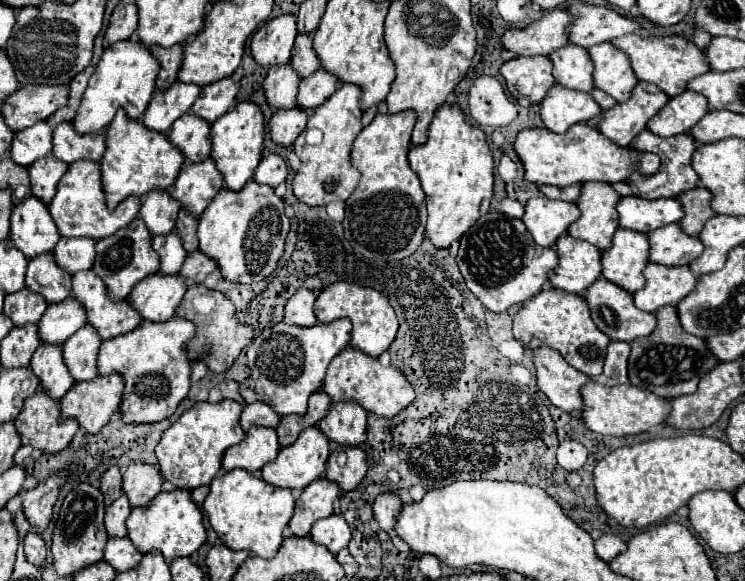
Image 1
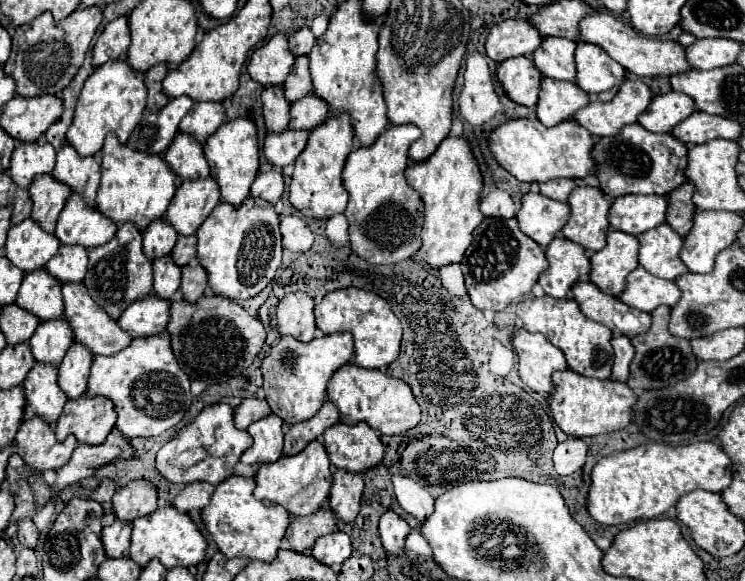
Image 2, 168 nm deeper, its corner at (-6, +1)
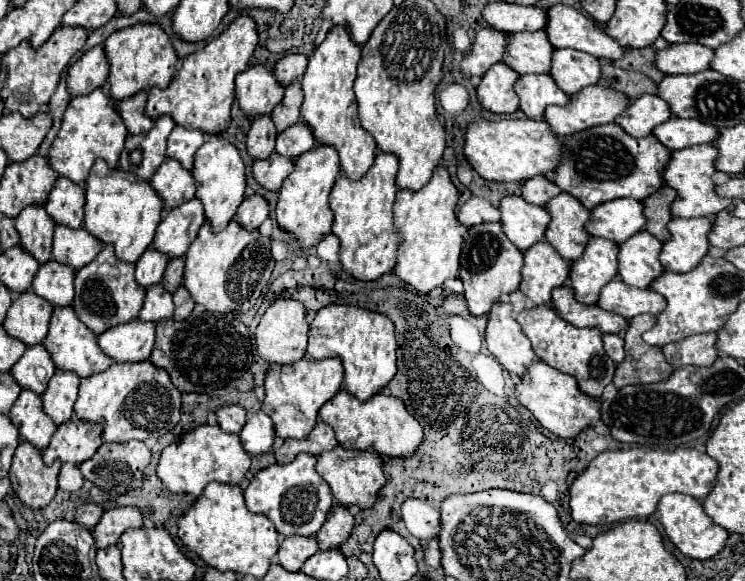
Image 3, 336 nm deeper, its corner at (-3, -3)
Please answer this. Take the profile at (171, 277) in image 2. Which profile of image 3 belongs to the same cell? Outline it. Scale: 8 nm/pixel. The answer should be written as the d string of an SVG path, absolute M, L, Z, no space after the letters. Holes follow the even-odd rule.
M156 284L146 290L146 300L138 318L144 322L158 322L172 318L172 312L174 312L172 296L162 288L162 284Z

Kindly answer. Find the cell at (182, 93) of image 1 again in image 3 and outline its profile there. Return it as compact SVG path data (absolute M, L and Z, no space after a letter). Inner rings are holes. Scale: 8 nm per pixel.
M162 116L154 122L150 132L128 136L118 168L136 174L142 180L150 180L158 166L166 160L166 140L174 126L176 122L170 116Z

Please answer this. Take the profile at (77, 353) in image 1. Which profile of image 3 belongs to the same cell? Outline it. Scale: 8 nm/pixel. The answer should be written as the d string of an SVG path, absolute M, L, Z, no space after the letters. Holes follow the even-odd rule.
M56 372L42 394L42 408L52 418L56 426L68 422L74 416L74 402L78 394L80 378L74 376L74 372Z

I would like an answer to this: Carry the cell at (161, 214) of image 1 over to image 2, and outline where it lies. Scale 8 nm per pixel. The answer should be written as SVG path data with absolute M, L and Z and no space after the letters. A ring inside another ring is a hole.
M159 218L153 220L145 230L143 230L143 252L147 258L155 260L159 256L165 256L173 250L177 240L177 232L167 224L167 220Z

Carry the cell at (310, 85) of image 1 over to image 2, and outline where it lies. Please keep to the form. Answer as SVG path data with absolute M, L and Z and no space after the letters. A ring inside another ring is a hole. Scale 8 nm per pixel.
M311 92L311 94L303 96L303 100L297 100L291 106L291 122L289 122L289 128L313 130L327 116L329 116L327 106L323 104L323 100L315 100L315 94Z

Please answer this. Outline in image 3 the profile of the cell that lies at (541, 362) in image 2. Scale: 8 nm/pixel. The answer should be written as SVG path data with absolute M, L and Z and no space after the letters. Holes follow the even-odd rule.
M506 298L496 300L488 312L486 344L494 358L512 374L522 376L526 368L536 362L530 340L522 334L520 324L512 316L512 304Z

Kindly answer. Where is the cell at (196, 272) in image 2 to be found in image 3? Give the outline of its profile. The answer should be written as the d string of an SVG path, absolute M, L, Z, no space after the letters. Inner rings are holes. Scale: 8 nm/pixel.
M182 286L178 288L178 292L174 294L174 306L176 306L176 310L174 310L176 320L186 320L190 316L190 312L194 308L194 300L186 288L182 288Z

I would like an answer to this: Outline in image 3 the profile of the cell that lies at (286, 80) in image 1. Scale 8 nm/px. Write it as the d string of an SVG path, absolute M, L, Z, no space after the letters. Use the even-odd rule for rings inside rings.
M258 116L246 138L246 150L254 160L266 160L274 152L276 126L270 116Z

